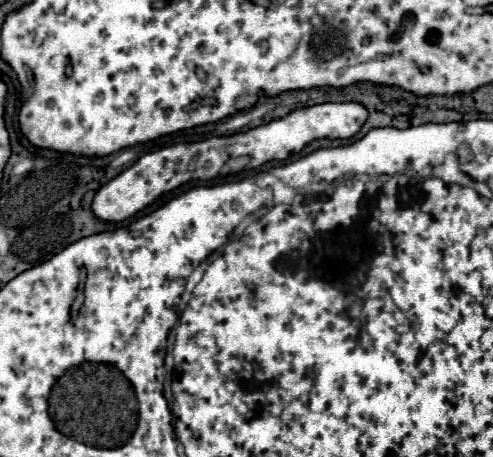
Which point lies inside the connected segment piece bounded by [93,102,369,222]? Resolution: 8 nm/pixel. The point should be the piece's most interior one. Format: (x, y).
(158, 172)

